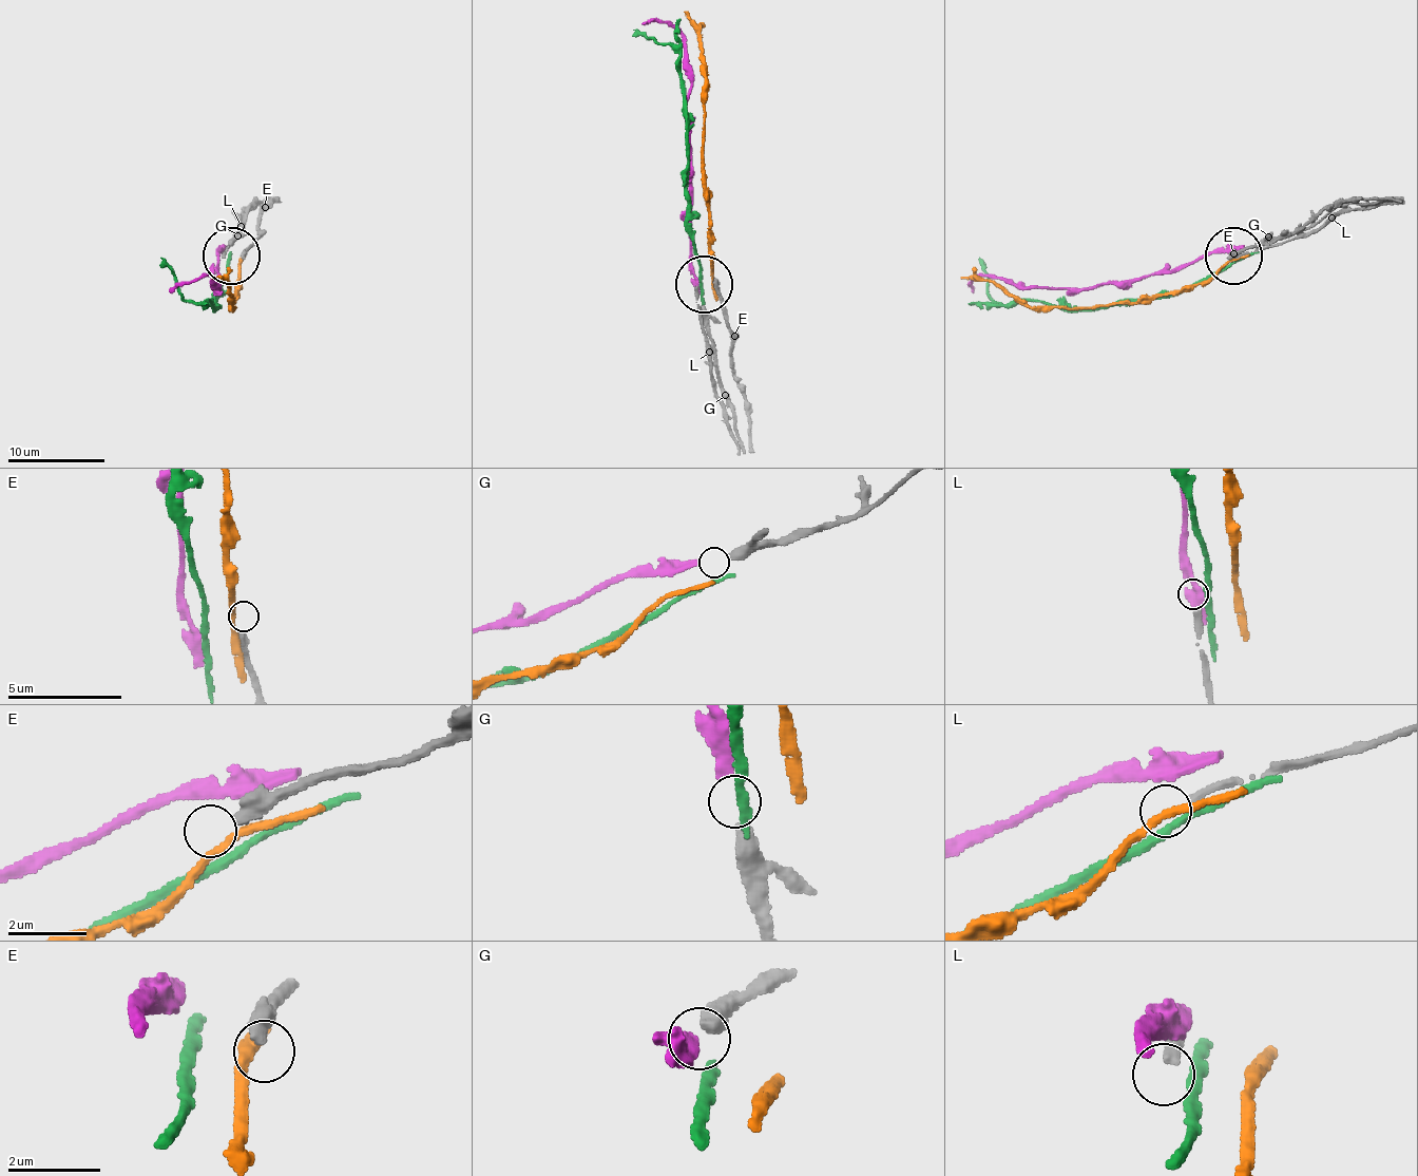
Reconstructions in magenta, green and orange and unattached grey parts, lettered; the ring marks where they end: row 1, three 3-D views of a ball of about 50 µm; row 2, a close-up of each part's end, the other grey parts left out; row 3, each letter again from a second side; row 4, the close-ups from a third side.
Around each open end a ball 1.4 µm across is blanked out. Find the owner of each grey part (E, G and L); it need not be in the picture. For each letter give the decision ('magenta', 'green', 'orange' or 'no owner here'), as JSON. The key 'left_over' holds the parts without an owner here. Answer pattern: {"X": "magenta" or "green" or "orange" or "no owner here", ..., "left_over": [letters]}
{"E": "no owner here", "G": "no owner here", "L": "no owner here", "left_over": ["E", "G", "L"]}

